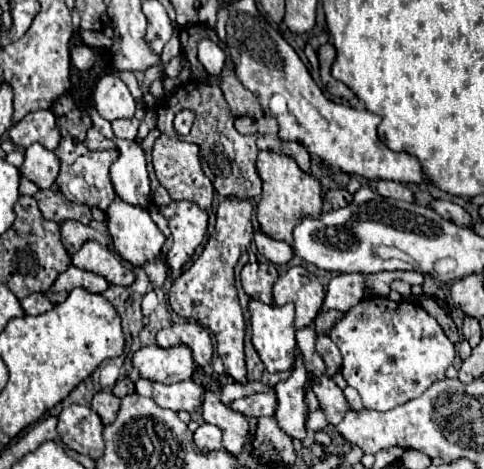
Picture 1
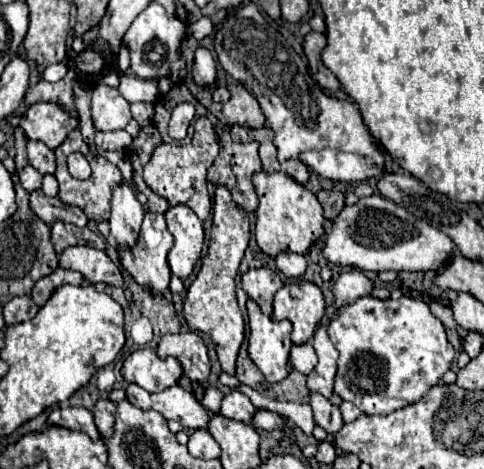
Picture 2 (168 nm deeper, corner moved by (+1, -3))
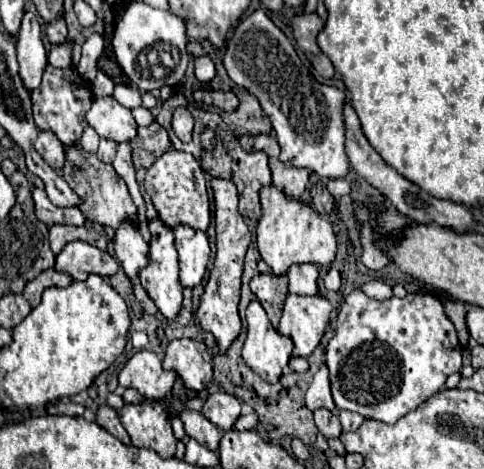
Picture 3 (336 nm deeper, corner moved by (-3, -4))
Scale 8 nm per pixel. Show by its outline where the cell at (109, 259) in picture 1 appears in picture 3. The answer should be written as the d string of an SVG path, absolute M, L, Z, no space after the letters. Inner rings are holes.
M72 241L58 253L54 269L70 273L76 281L84 281L88 275L112 277L120 265L108 251L100 251L84 241Z

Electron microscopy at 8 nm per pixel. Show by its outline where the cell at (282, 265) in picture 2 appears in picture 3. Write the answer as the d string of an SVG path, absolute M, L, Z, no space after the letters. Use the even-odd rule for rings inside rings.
M312 263L292 265L288 269L288 281L290 281L290 293L296 295L316 295L316 279L318 279L318 267Z

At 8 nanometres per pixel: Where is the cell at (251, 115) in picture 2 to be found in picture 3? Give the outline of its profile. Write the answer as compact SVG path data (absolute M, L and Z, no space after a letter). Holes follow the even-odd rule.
M238 89L236 91L240 105L236 111L226 113L226 111L218 111L220 117L224 119L224 123L230 127L230 131L238 137L238 135L260 135L260 133L270 133L272 125L270 119L264 115L258 99L254 95L250 95L246 89Z

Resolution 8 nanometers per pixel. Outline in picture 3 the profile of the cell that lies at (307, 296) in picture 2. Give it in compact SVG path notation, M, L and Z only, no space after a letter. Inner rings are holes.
M290 293L286 297L278 333L292 337L294 355L308 357L316 349L330 321L330 311L332 305L322 295L302 297Z

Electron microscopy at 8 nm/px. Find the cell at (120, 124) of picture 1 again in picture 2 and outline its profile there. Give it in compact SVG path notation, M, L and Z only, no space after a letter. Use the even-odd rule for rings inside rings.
M126 130L96 132L98 150L126 150L132 144L132 136Z

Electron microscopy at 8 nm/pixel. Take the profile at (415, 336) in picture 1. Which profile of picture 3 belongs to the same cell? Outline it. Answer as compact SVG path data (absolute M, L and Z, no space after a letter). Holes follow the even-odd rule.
M356 289L346 297L338 311L336 331L326 347L326 365L330 369L332 397L338 409L356 411L362 417L384 423L396 423L402 415L438 393L450 373L462 371L462 349L452 321L446 317L444 307L436 297L428 293L408 293L404 299L390 297L386 301L376 301Z

